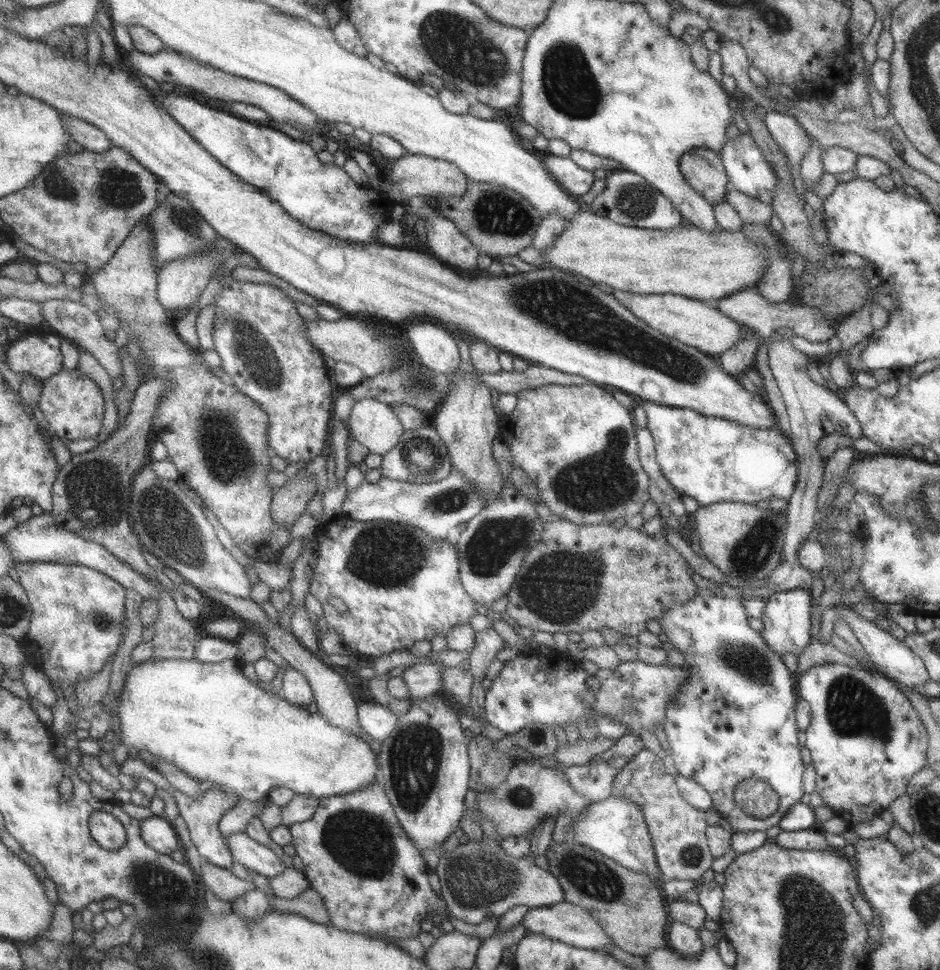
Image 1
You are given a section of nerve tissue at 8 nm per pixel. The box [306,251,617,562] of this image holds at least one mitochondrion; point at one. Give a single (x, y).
(421, 455)

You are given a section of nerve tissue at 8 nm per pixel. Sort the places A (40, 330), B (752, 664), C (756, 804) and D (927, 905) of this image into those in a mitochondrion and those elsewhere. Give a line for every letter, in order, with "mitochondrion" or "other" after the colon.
A: other
B: mitochondrion
C: mitochondrion
D: mitochondrion

